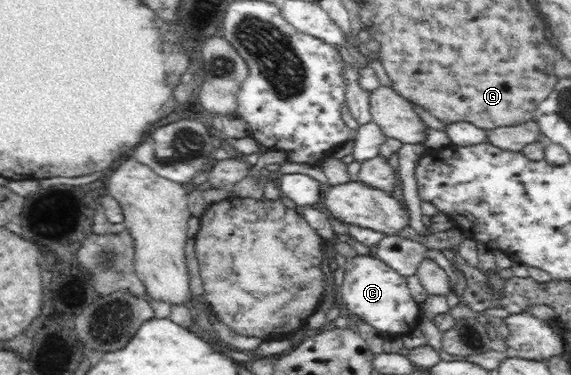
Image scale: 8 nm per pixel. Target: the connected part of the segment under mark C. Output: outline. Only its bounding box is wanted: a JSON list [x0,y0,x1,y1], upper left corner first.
[338,255,421,336]

